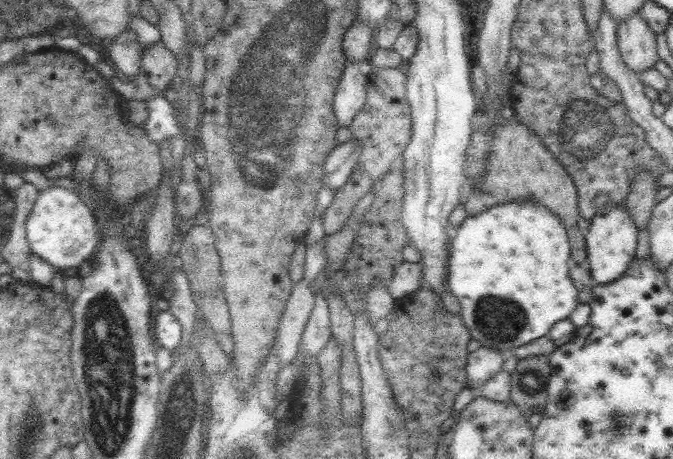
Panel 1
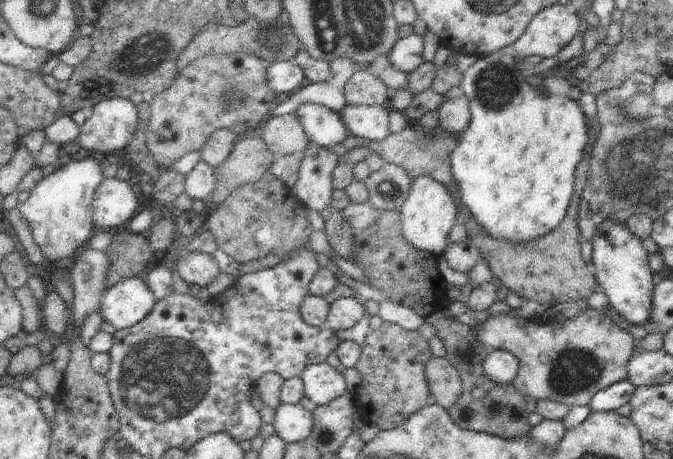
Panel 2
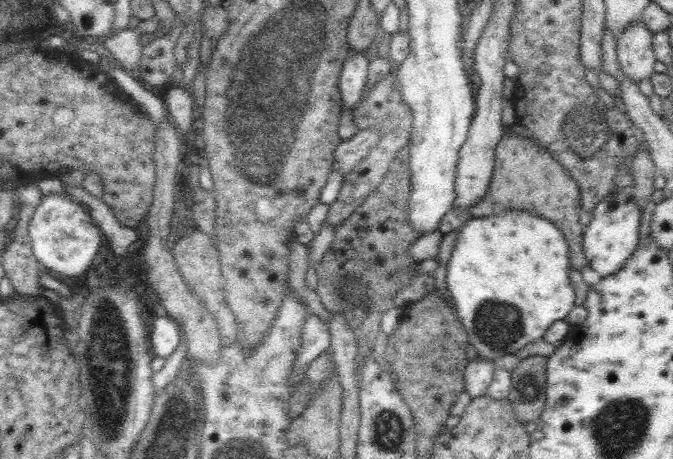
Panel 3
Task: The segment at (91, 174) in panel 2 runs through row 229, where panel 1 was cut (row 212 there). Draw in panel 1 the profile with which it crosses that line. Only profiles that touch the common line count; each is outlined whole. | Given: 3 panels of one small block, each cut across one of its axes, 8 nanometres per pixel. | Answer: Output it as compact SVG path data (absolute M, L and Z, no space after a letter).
M52 186L41 190L26 220L25 228L32 253L64 272L70 271L72 268L81 268L82 262L90 261L101 242L102 232L97 220L97 213L92 212L86 202L80 198L78 189L72 190L72 188L62 188L62 186Z

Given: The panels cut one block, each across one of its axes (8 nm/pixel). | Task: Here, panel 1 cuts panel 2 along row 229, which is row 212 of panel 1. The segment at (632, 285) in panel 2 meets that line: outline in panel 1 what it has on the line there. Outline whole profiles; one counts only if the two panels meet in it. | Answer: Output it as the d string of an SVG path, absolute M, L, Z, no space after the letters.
M625 202L621 206L611 206L609 203L597 211L589 232L585 235L590 272L597 284L610 284L628 270L636 255L639 235L637 227L626 209Z

